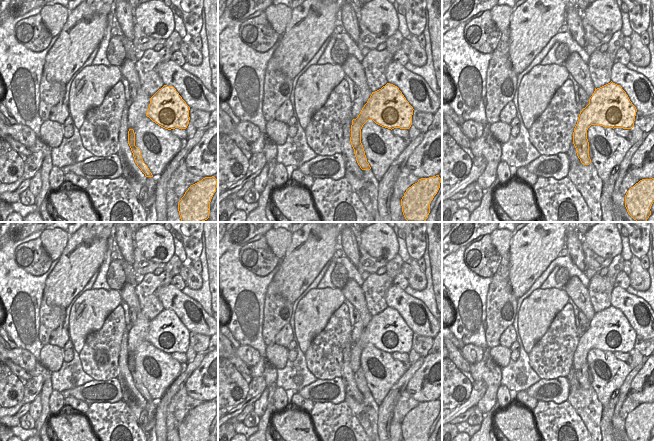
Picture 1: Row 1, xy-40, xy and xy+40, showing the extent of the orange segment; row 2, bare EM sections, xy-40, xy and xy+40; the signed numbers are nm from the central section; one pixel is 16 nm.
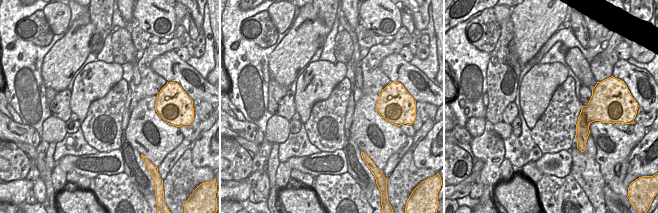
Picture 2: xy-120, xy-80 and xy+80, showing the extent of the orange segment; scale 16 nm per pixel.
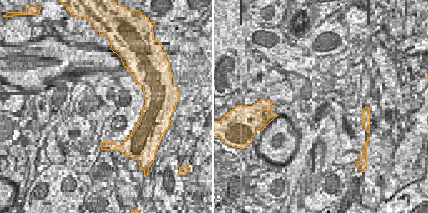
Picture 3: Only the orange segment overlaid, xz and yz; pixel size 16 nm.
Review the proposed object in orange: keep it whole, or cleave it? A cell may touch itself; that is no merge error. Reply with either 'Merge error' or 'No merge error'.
Merge error

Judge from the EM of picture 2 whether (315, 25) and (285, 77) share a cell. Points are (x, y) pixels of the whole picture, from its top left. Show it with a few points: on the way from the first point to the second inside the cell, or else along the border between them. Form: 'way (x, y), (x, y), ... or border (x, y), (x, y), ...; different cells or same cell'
way (304, 38), (286, 60), (285, 64); same cell

